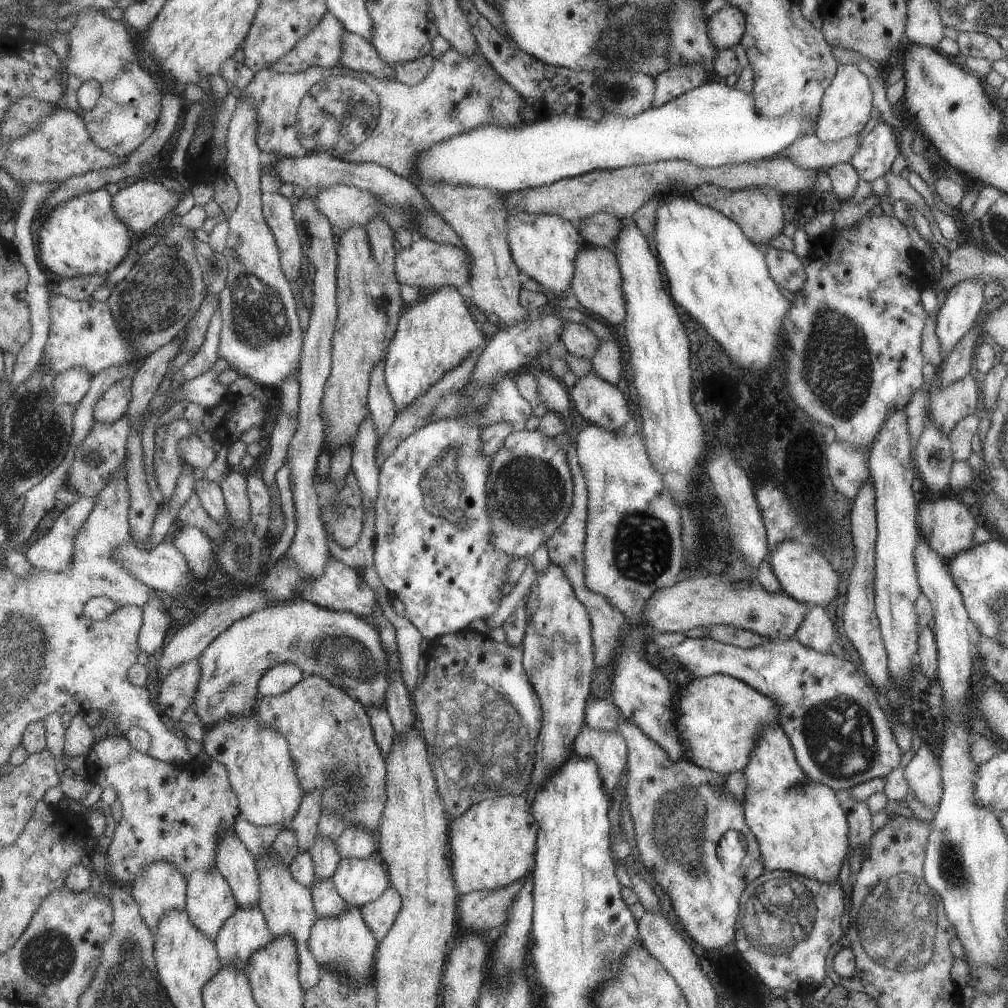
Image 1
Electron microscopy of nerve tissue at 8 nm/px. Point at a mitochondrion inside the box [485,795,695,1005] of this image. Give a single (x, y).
(601, 946)

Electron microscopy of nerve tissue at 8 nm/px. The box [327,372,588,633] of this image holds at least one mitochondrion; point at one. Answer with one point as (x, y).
(447, 495)

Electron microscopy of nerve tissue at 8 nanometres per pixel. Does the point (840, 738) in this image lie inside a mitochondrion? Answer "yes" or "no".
yes

